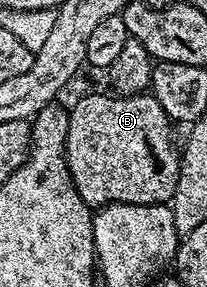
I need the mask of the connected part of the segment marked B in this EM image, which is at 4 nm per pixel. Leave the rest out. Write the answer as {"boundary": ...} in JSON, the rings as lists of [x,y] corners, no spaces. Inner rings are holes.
{"boundary":[[[89,91],[83,95],[77,96],[76,106],[67,110],[68,114],[68,130],[64,136],[64,144],[62,146],[62,156],[66,162],[66,168],[70,173],[70,179],[74,183],[74,187],[78,191],[78,195],[82,195],[82,199],[90,207],[99,207],[102,205],[113,205],[114,203],[130,203],[131,205],[168,205],[172,200],[176,184],[178,183],[178,175],[180,174],[180,159],[178,149],[172,146],[172,133],[170,122],[166,111],[162,111],[162,103],[158,103],[158,99],[153,97],[151,92],[136,93],[132,97],[122,97],[119,95],[111,95],[107,97],[104,93],[95,93]]]}

